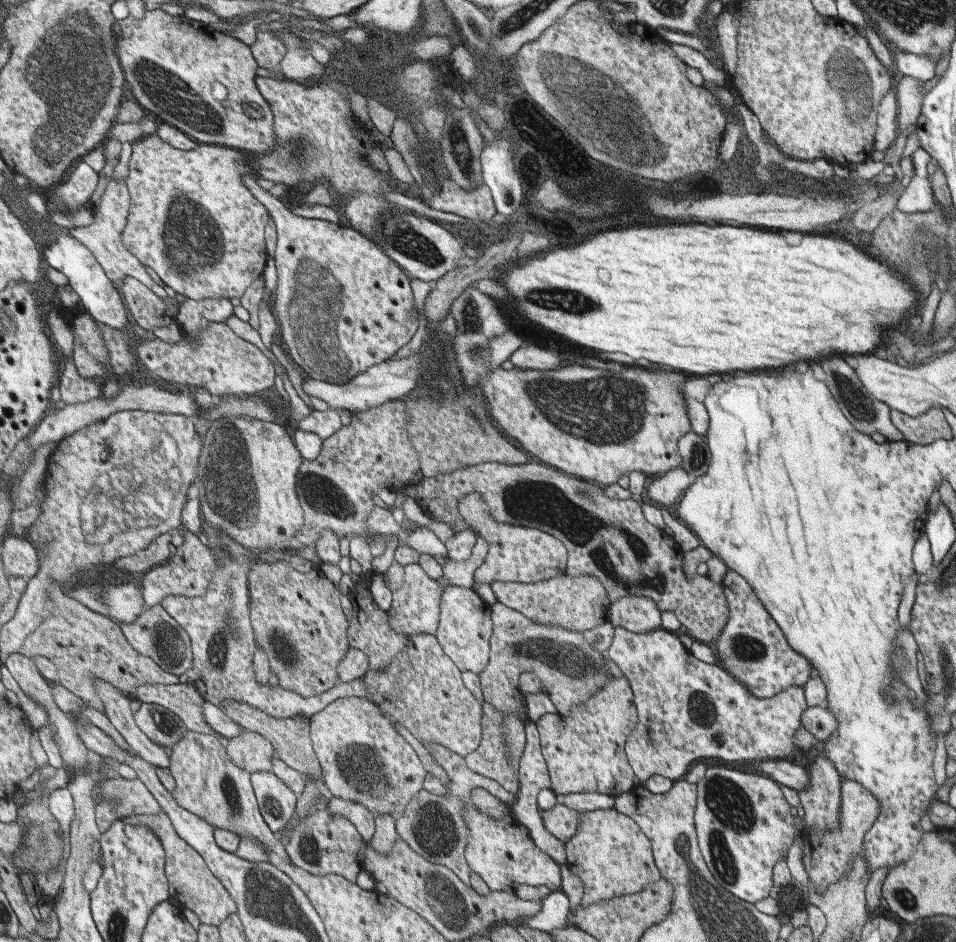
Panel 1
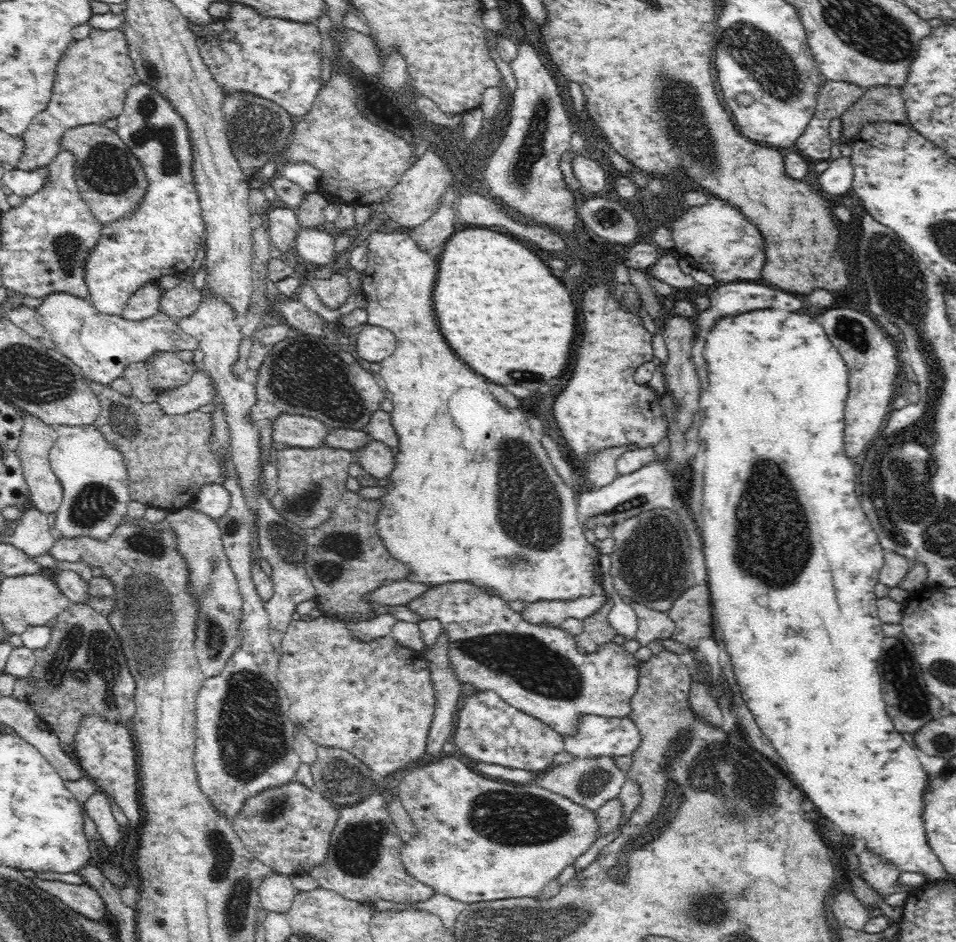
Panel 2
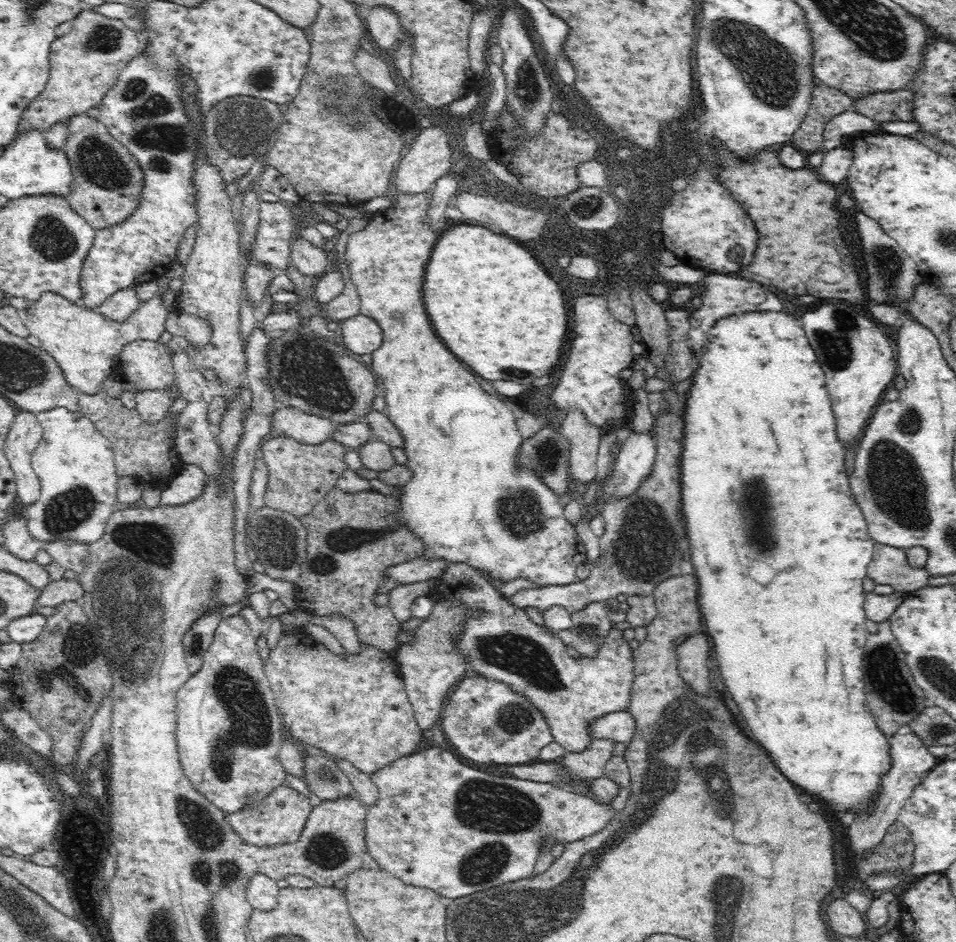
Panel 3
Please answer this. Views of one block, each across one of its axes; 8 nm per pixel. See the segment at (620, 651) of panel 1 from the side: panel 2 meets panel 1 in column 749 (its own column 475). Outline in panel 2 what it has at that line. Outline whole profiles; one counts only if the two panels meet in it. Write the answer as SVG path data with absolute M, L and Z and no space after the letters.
M489 689L470 696L470 700L460 706L458 728L455 728L452 734L452 742L466 756L488 764L524 770L534 775L544 773L555 766L554 758L565 751L563 739L564 736L546 726L537 717L514 708Z

